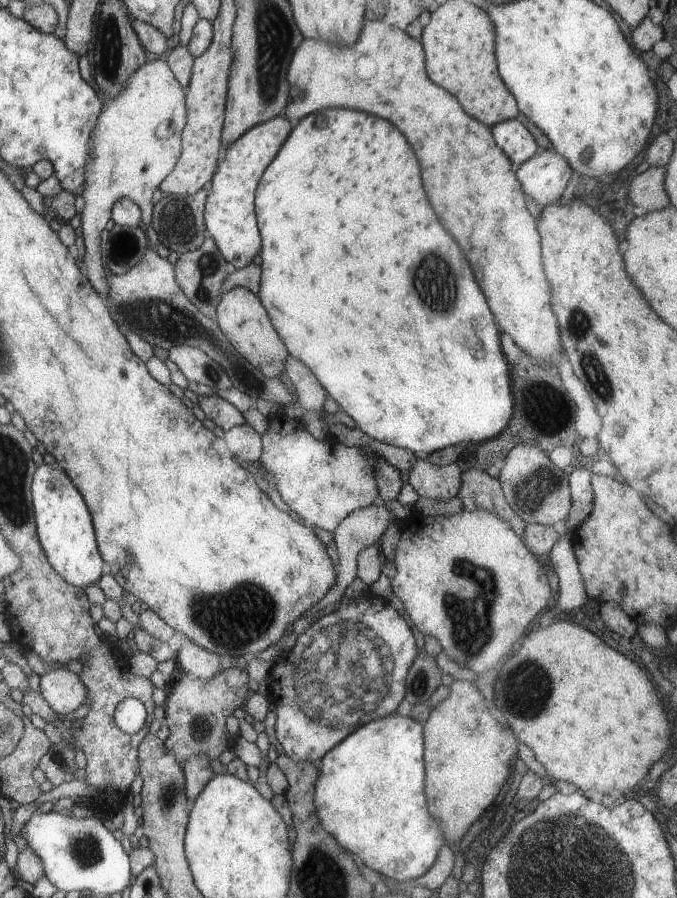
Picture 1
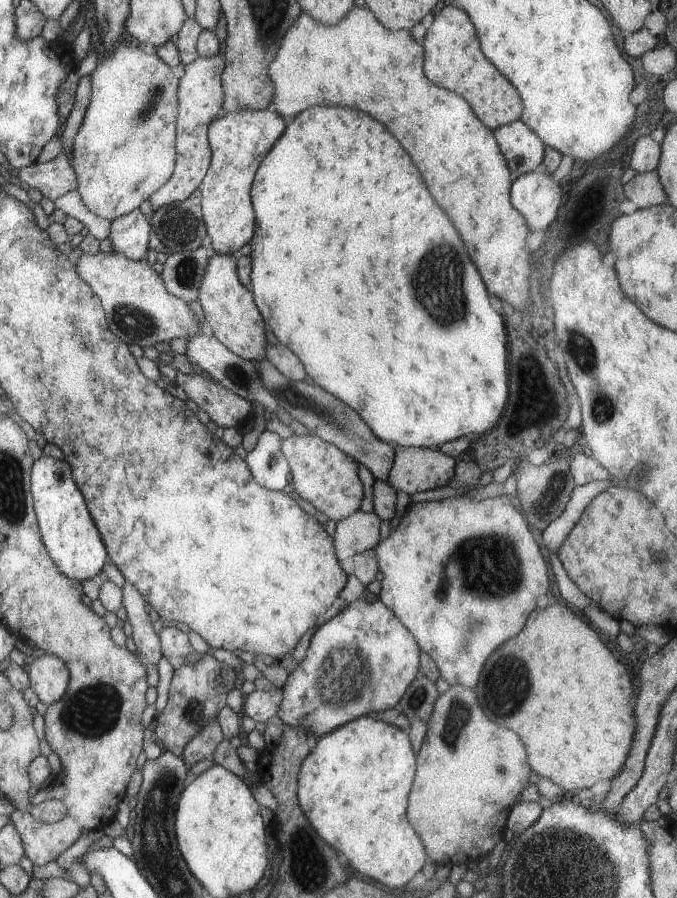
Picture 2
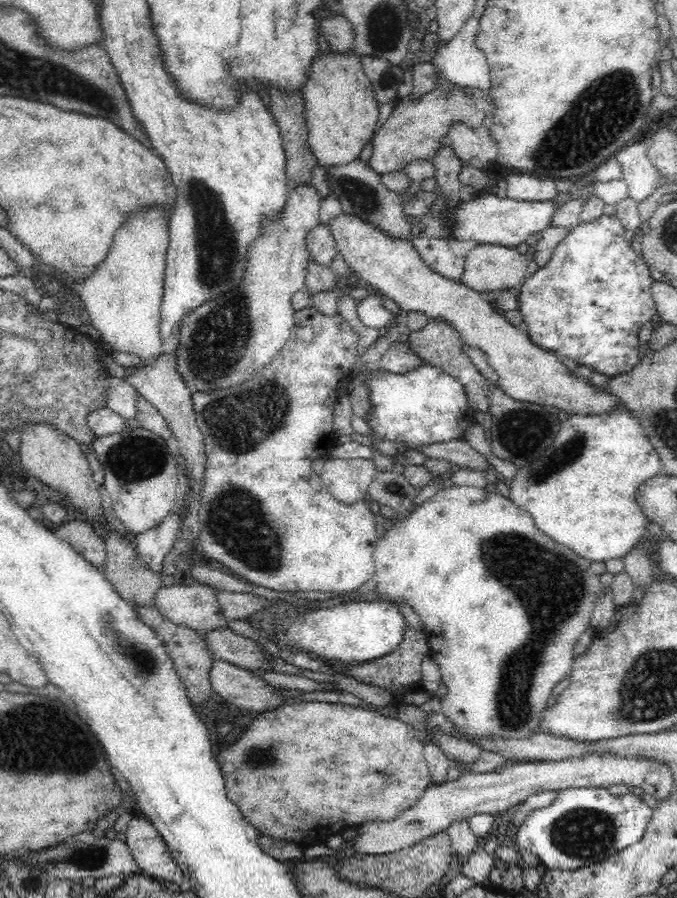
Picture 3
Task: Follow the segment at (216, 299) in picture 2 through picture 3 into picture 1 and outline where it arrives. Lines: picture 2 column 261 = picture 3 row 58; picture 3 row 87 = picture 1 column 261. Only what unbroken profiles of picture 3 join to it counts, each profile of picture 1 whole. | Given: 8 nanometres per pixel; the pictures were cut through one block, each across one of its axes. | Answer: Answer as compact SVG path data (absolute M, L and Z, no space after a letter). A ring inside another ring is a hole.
M233 286L229 292L222 293L214 319L223 336L244 361L259 370L265 377L279 378L280 373L283 373L288 353L271 327L269 318L256 294L246 288Z

